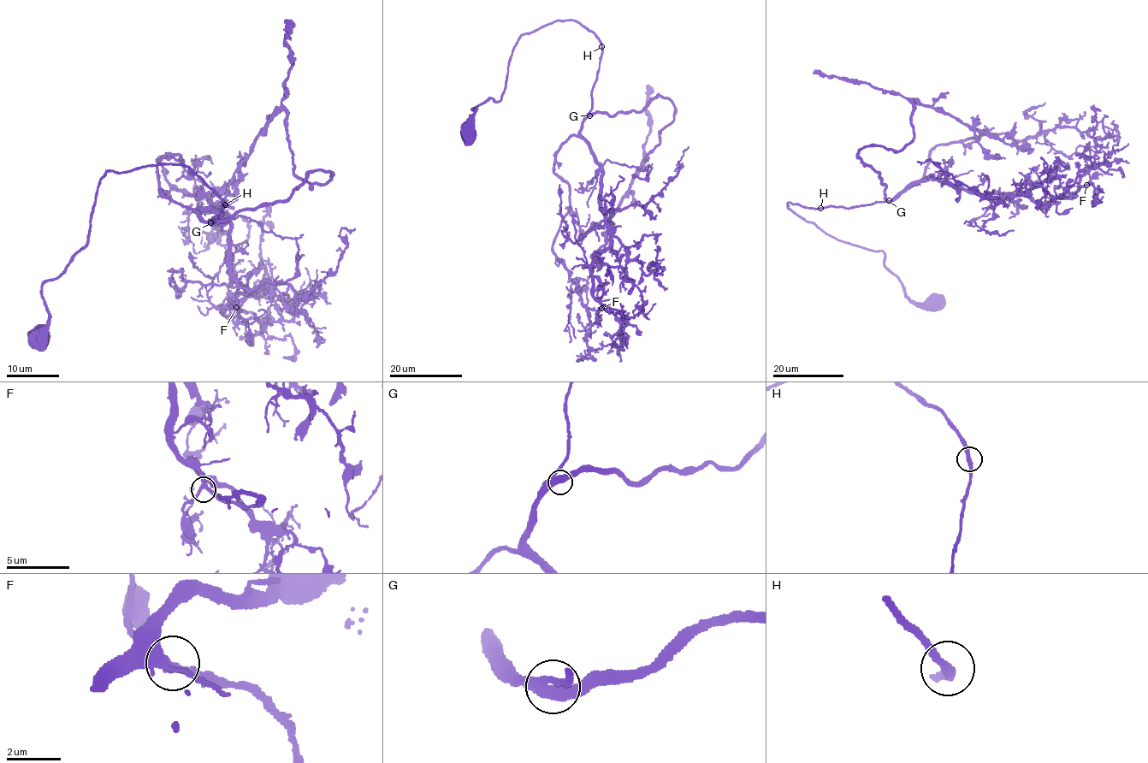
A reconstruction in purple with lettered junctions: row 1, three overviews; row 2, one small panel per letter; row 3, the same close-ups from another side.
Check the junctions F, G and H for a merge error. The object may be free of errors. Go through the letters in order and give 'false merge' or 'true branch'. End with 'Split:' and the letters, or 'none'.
F: true branch
G: true branch
H: true branch
Split: none

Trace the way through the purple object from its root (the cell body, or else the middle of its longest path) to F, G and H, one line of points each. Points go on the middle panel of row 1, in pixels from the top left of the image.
F: (469, 135), (519, 37), (558, 20), (594, 33), (580, 133), (602, 173), (601, 308)
G: (469, 135), (471, 109), (501, 97), (518, 38), (558, 20), (576, 20), (601, 45), (589, 115)
H: (469, 135), (471, 109), (501, 97), (511, 50), (523, 34), (574, 20), (602, 46)

